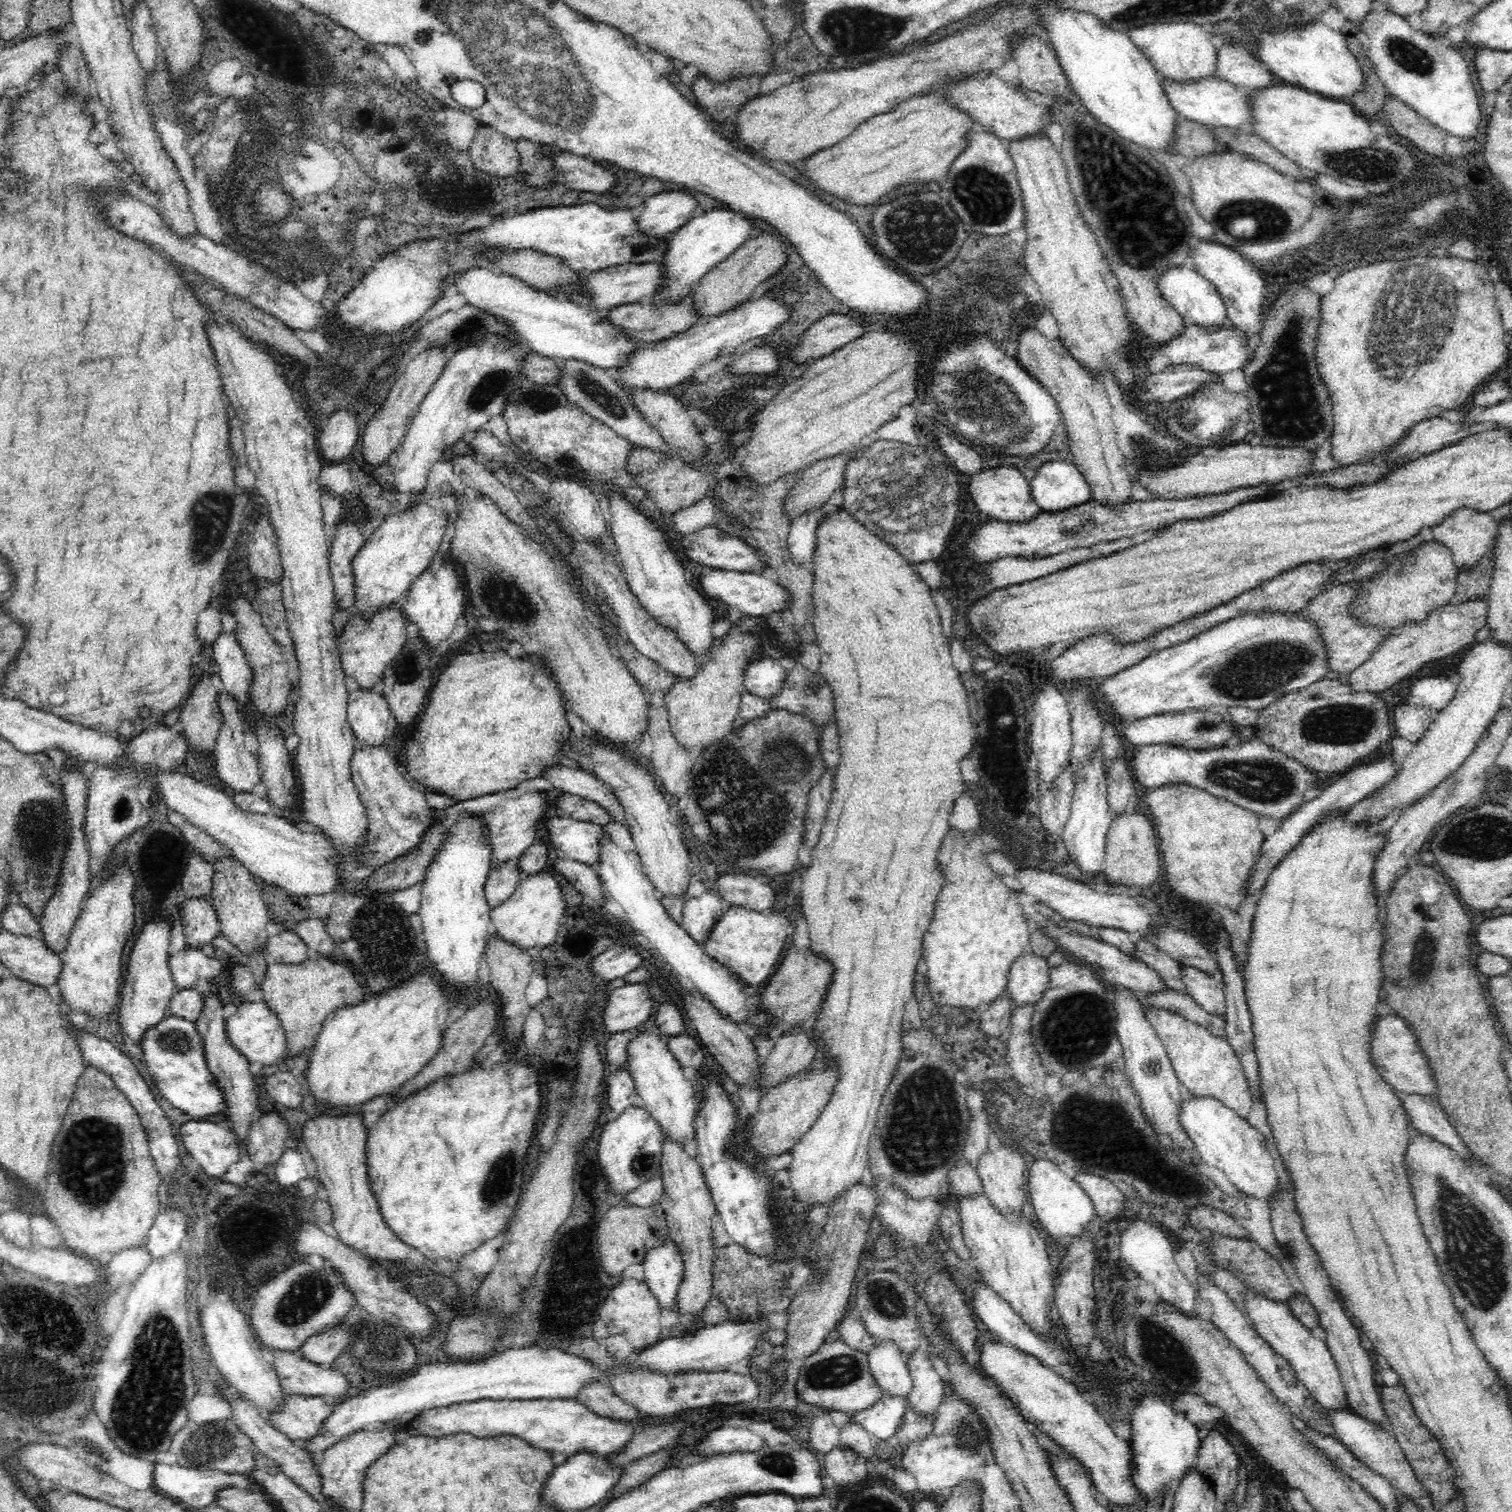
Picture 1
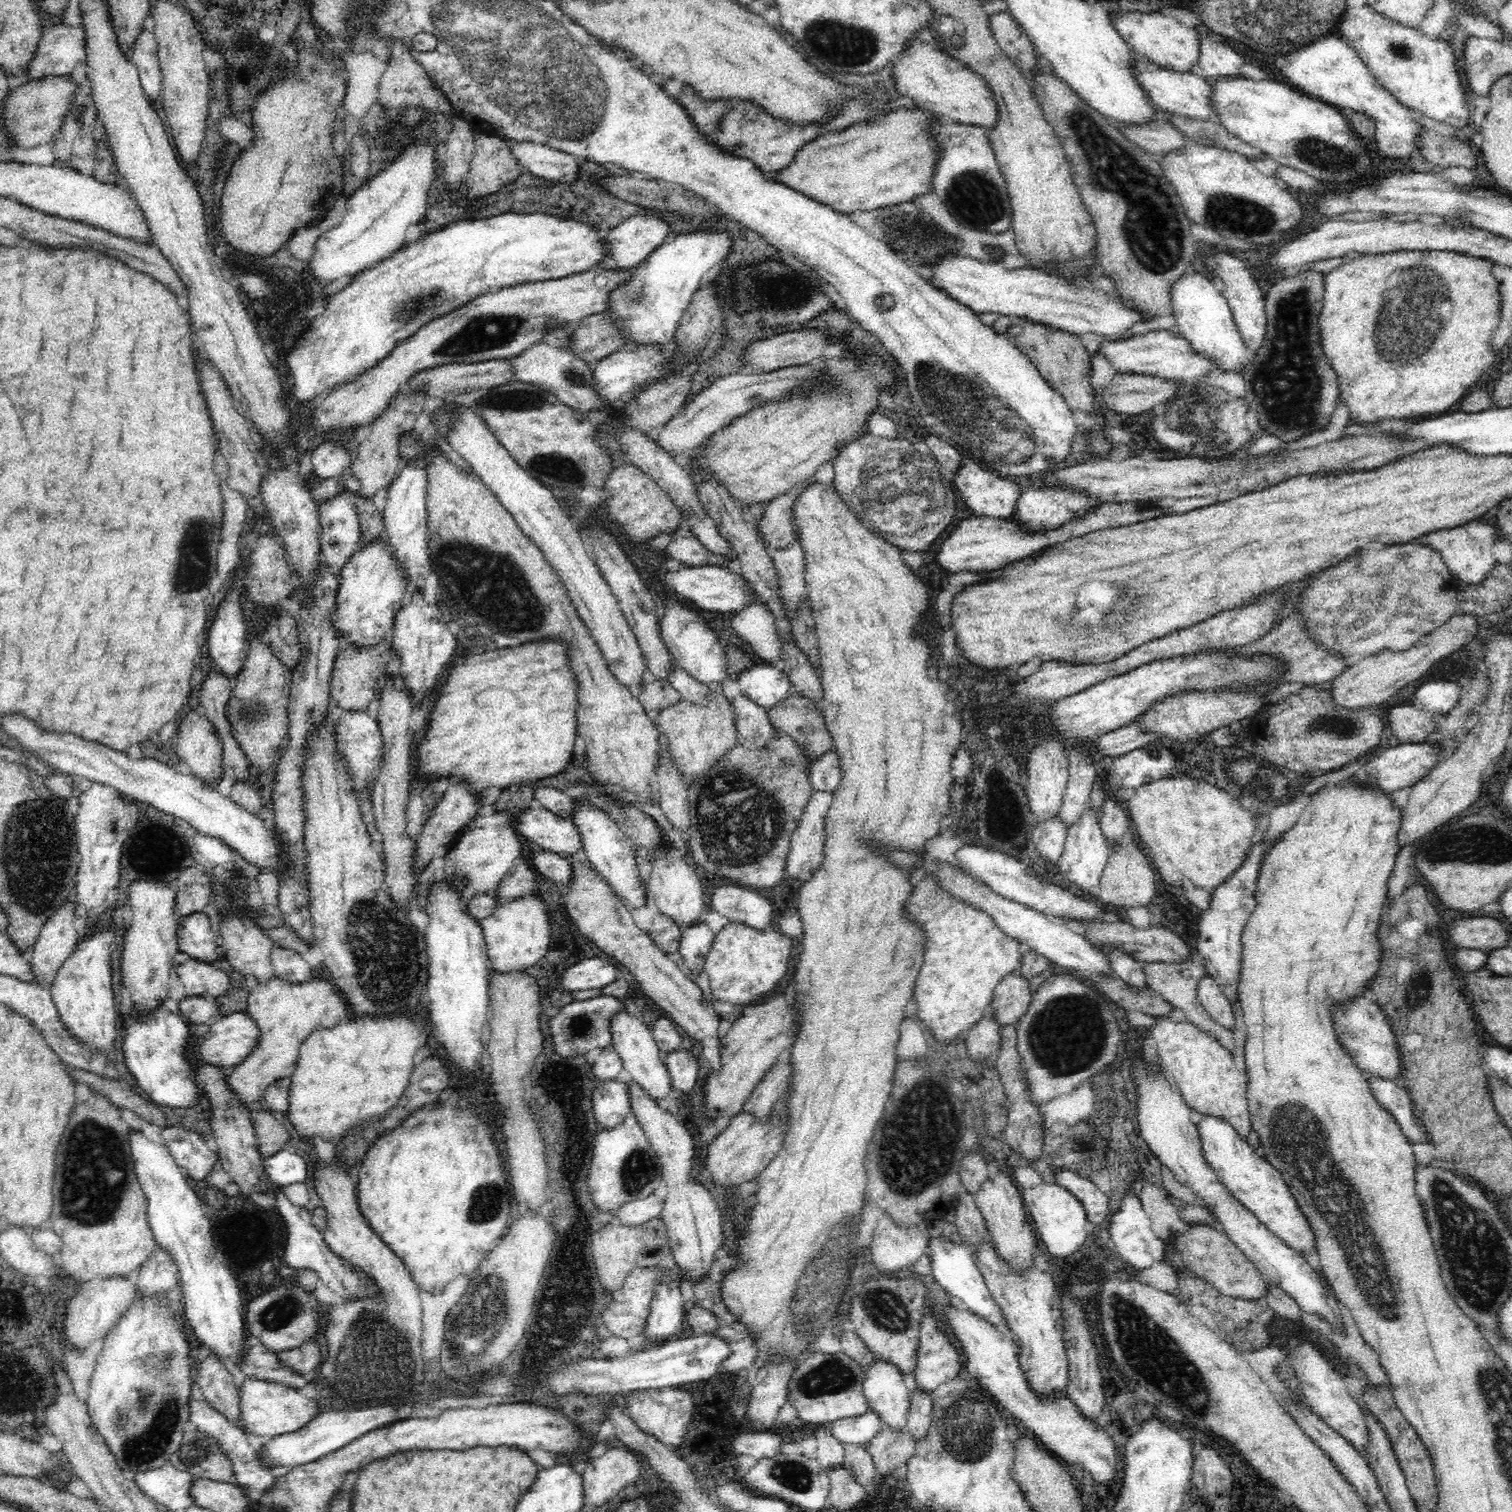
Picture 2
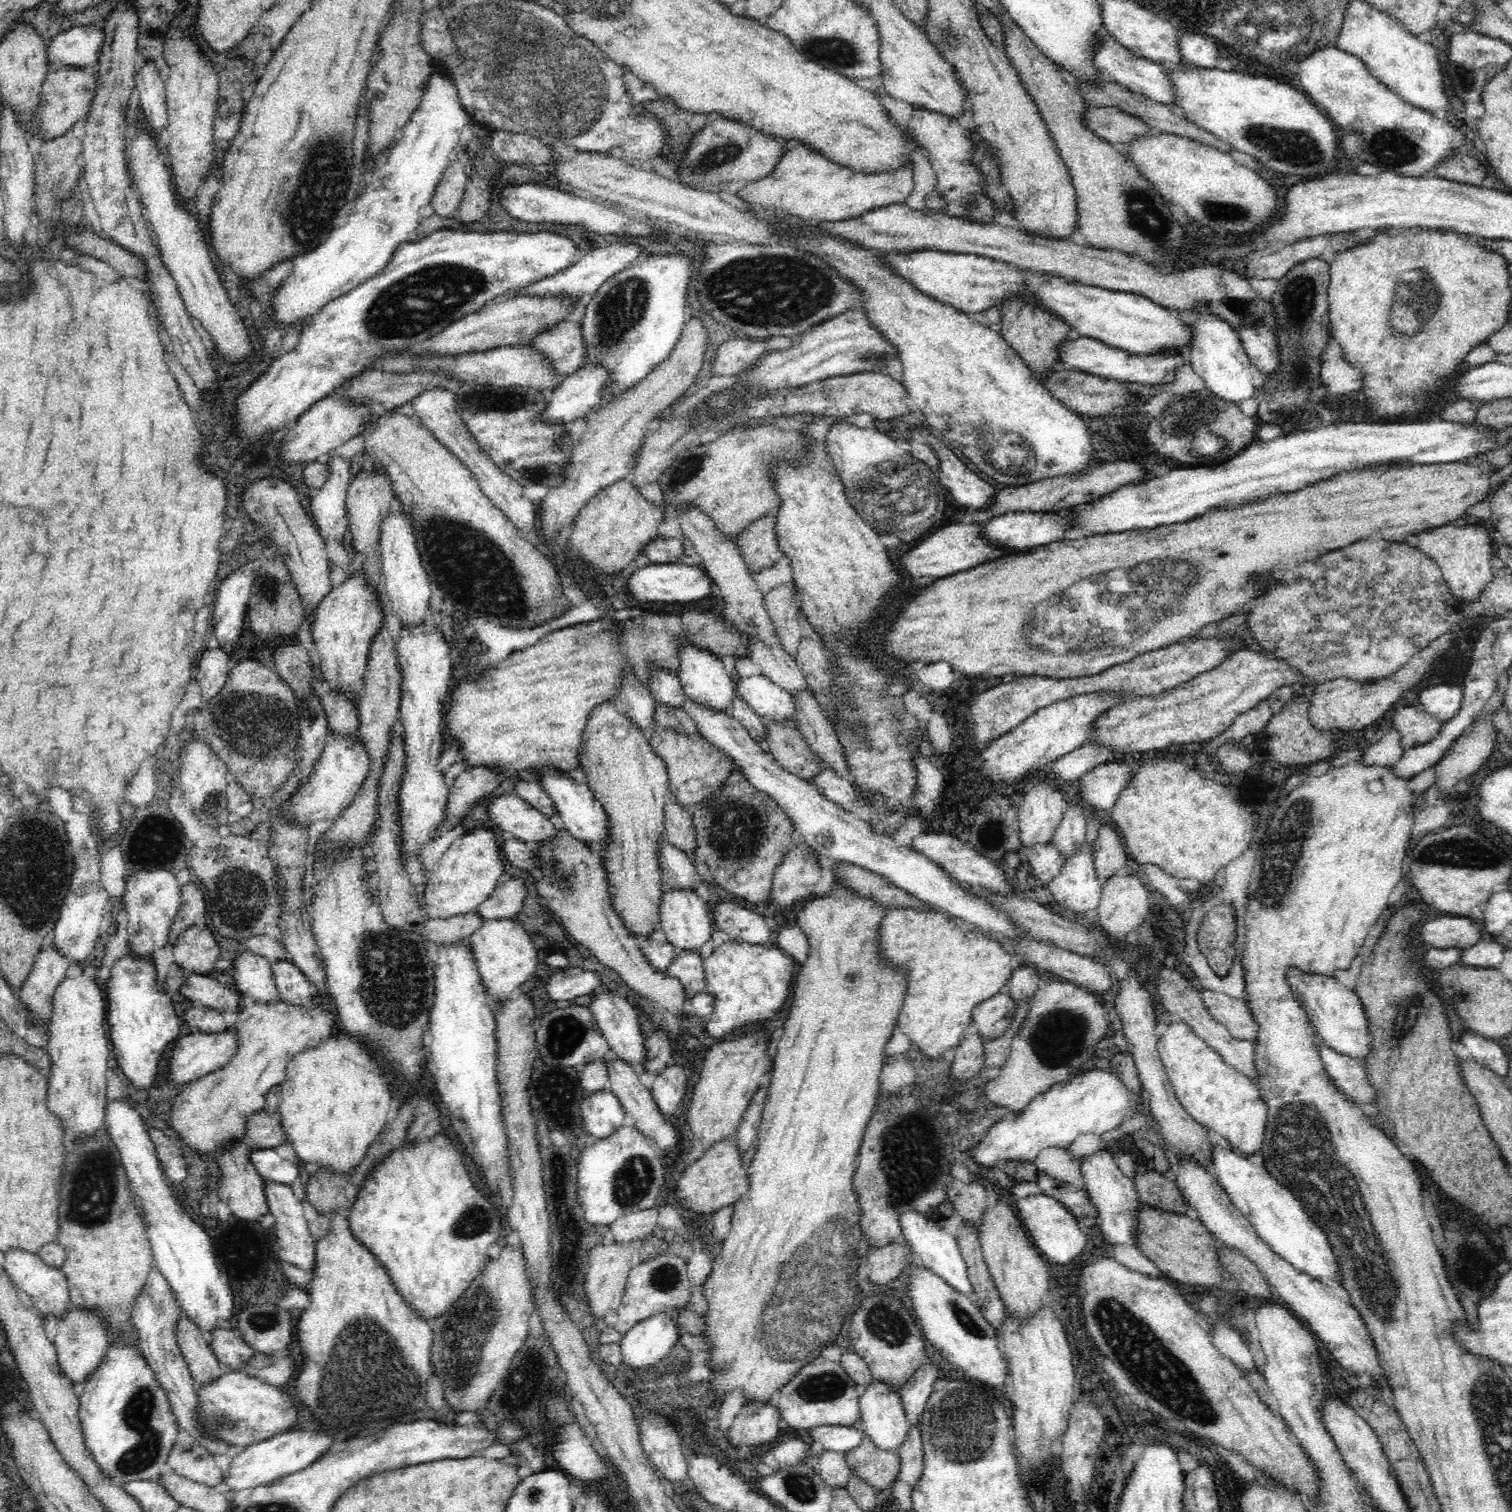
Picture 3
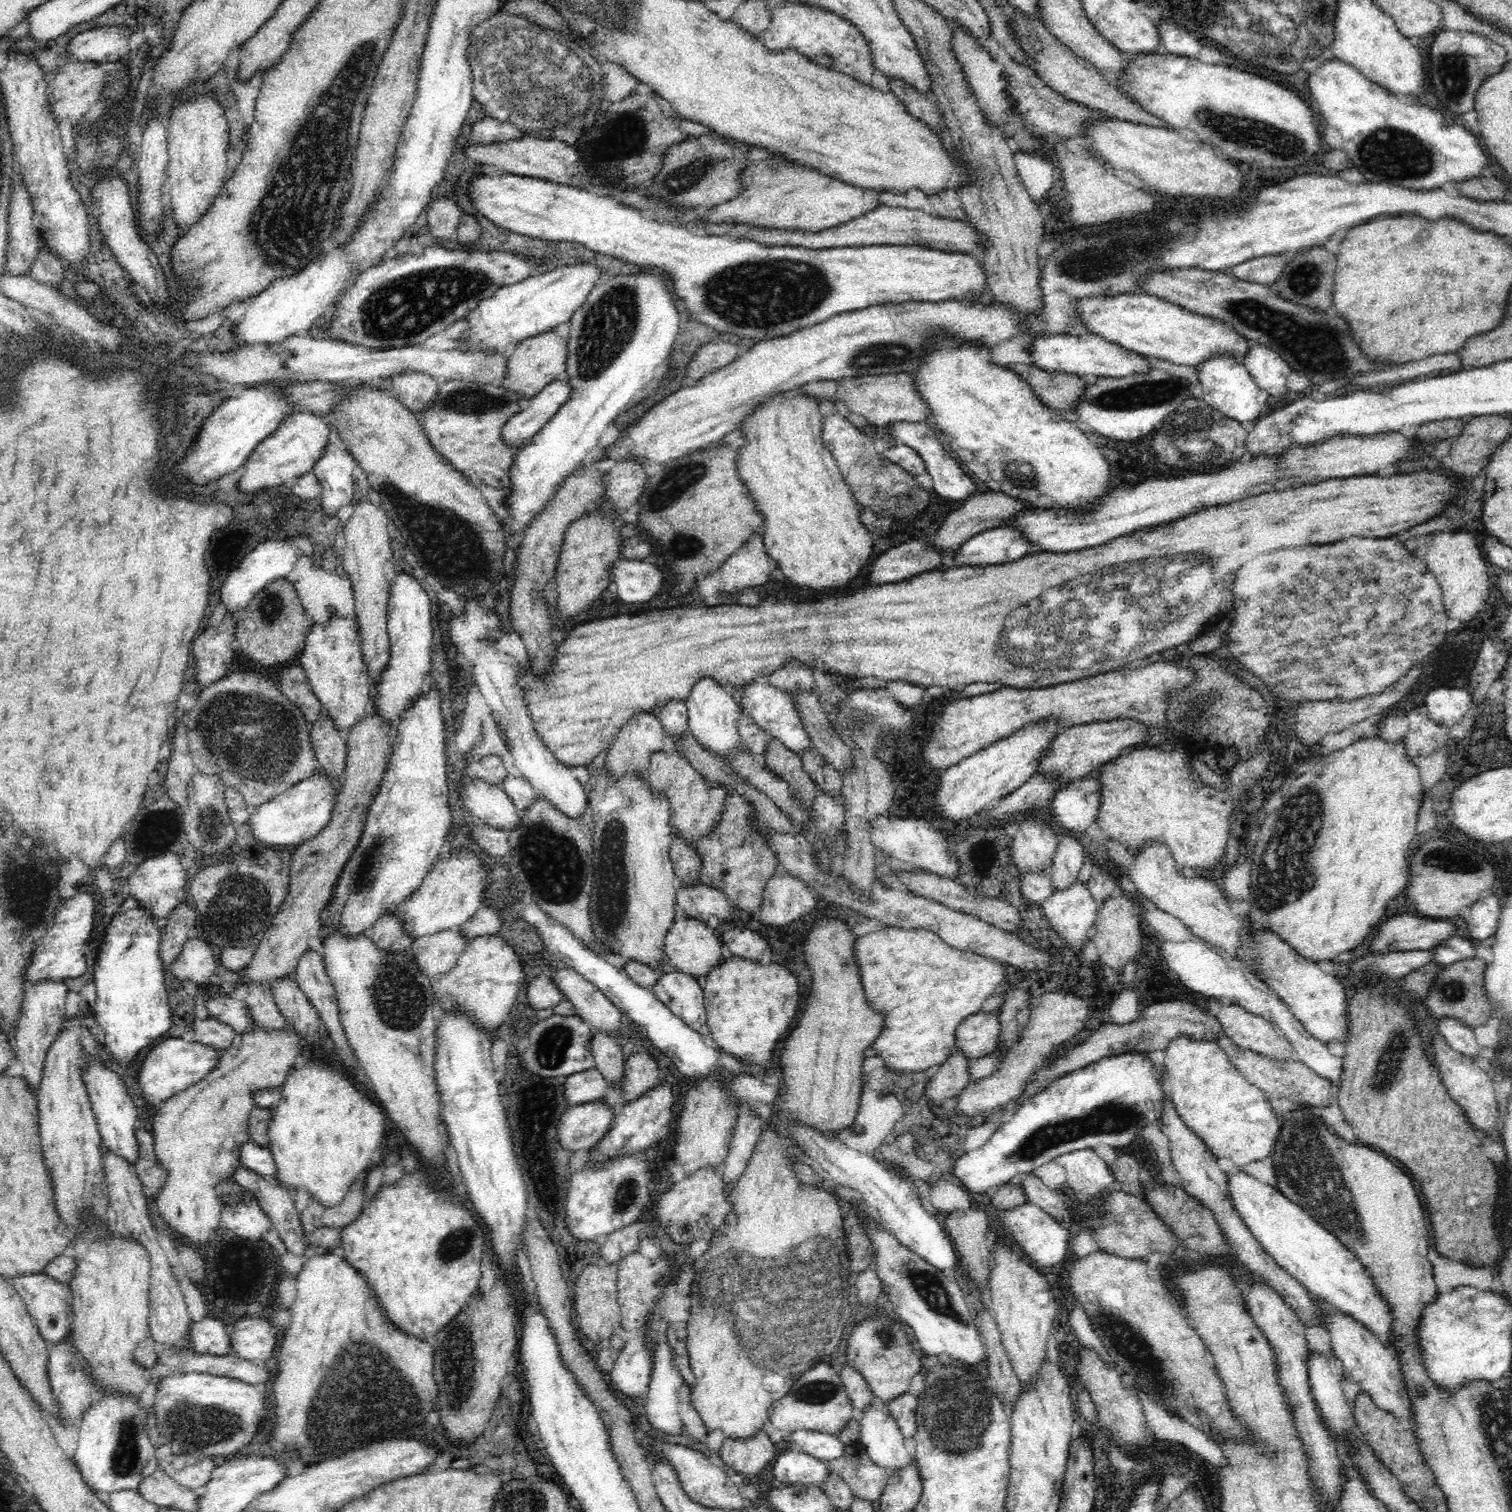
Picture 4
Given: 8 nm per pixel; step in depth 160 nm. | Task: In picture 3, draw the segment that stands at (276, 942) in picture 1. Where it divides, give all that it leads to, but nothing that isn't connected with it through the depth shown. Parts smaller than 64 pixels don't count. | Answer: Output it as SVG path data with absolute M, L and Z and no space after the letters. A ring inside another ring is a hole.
M278 960L272 964L272 970L278 998L284 1003L309 1005L310 1001L316 1001L319 997L319 990L304 976L297 964L290 960Z

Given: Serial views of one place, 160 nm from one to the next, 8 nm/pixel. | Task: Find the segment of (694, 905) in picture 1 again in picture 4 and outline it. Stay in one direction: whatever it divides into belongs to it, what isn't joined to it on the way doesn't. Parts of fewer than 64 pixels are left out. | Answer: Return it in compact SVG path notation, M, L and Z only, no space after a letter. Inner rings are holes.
M672 970L663 974L650 989L672 1014L683 1019L692 1030L699 1031L709 1041L710 1032L700 980L691 974Z

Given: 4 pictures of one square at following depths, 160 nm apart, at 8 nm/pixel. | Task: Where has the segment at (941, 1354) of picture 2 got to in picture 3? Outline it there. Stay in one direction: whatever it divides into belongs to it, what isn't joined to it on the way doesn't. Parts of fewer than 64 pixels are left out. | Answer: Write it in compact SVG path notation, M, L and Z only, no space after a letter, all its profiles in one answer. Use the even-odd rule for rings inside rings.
M922 1364L914 1372L914 1376L898 1390L911 1426L919 1424L936 1378L938 1378L938 1366L936 1364Z

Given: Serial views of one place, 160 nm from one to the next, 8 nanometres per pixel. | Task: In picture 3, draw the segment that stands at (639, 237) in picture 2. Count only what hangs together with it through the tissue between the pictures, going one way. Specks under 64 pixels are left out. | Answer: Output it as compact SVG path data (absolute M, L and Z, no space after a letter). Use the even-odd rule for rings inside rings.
M616 242L616 244L610 244L608 248L598 248L598 250L590 250L590 252L586 251L576 261L574 266L568 266L567 269L564 269L563 272L556 273L555 276L548 277L547 279L512 292L514 294L524 295L547 295L548 293L561 293L562 291L566 291L573 298L581 298L585 302L592 297L605 280L608 280L608 278L620 271L626 270L636 260L640 260L642 257L641 254L643 253L640 251L640 245L636 242Z

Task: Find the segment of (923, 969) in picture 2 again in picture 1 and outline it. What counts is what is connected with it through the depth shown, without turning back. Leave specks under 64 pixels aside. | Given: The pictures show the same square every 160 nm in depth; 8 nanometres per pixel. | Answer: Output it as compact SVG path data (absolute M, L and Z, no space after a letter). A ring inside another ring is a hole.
M950 828L945 834L943 845L939 852L939 862L940 865L942 865L942 869L944 869L944 875L946 875L946 877L944 877L944 886L934 905L934 918L932 923L929 924L928 931L923 936L922 951L926 966L928 966L927 979L929 993L932 1002L938 1006L944 1006L945 1008L952 1006L953 1008L978 1008L978 1006L984 1004L984 1002L990 1004L1005 991L1007 987L1008 971L1011 969L1014 960L1016 960L1020 954L1024 954L1026 951L1032 951L1032 948L1030 948L1030 930L1028 930L1028 924L1024 922L1024 912L1022 912L1022 908L1008 896L1008 894L1012 894L1014 890L1012 890L1010 886L1006 886L1006 882L1004 882L1002 878L996 878L994 870L992 870L992 868L988 866L988 862L986 862L986 856L992 854L992 852L998 852L998 850L1008 852L1010 848L1006 848L1006 846L1002 848L1002 842L998 842L996 836L984 836L984 838L980 840L980 830L976 830L976 832L959 832L959 830L955 830L955 828Z

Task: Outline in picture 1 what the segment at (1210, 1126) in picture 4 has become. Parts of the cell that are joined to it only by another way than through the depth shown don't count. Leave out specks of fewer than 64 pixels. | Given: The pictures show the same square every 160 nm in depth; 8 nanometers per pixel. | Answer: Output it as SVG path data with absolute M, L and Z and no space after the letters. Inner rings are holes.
M1148 1006L1145 1008L1145 1014L1147 1015L1148 1022L1151 1022L1152 1026L1154 1026L1157 1037L1163 1042L1174 1071L1176 1071L1176 1077L1185 1086L1185 1089L1190 1090L1193 1095L1214 1095L1215 1098L1224 1103L1224 1106L1231 1107L1232 1110L1246 1118L1250 1108L1252 1108L1252 1104L1254 1104L1254 1100L1252 1100L1240 1057L1229 1045L1229 1042L1222 1037L1210 1033L1206 1028L1198 1026L1195 1022L1184 1018L1183 1015L1168 1011L1164 1007Z

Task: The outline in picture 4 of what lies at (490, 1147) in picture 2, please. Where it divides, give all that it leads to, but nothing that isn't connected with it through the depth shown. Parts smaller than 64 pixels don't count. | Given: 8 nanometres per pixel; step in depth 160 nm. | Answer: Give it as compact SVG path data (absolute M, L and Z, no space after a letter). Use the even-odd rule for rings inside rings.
M424 1172L406 1174L396 1186L378 1190L358 1218L342 1228L340 1247L345 1258L371 1280L391 1322L408 1335L428 1339L435 1338L442 1327L452 1322L478 1289L486 1230L482 1228L483 1219L464 1204L460 1204L460 1208L450 1208L454 1200L452 1192L438 1188L428 1178L420 1180L422 1176Z

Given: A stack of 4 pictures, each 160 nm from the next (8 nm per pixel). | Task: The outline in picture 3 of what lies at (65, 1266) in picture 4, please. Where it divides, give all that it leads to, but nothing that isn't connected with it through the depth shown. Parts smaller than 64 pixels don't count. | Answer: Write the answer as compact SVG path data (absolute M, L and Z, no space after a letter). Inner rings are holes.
M57 1241L44 1244L38 1252L28 1251L22 1247L8 1247L4 1252L4 1271L16 1288L25 1292L40 1310L43 1318L54 1316L62 1318L66 1312L72 1310L71 1297L69 1294L68 1280L63 1272L65 1262L64 1247Z

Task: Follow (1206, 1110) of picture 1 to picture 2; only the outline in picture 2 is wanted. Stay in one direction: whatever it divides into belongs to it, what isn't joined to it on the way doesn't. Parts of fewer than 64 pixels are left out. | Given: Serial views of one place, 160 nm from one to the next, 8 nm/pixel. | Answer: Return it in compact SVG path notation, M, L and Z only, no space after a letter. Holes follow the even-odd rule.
M1206 1114L1198 1126L1198 1134L1202 1138L1201 1148L1206 1156L1205 1161L1212 1167L1213 1172L1218 1174L1218 1179L1224 1188L1256 1218L1259 1218L1260 1222L1276 1235L1276 1238L1286 1242L1298 1252L1301 1250L1316 1255L1316 1244L1309 1230L1308 1221L1302 1216L1300 1205L1285 1184L1284 1175L1264 1159L1262 1154L1254 1153L1235 1127L1218 1115Z

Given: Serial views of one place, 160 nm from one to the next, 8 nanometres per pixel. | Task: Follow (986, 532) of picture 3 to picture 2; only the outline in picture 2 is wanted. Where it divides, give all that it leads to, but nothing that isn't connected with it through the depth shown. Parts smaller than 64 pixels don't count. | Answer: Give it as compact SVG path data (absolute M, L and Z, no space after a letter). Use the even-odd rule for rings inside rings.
M1042 483L1038 488L1030 486L1025 493L1019 496L1018 508L1012 513L1009 520L1023 526L1026 530L1056 530L1060 526L1064 526L1064 522L1082 518L1086 512L1092 512L1099 504L1099 500L1094 494L1076 487L1070 487L1066 483Z

